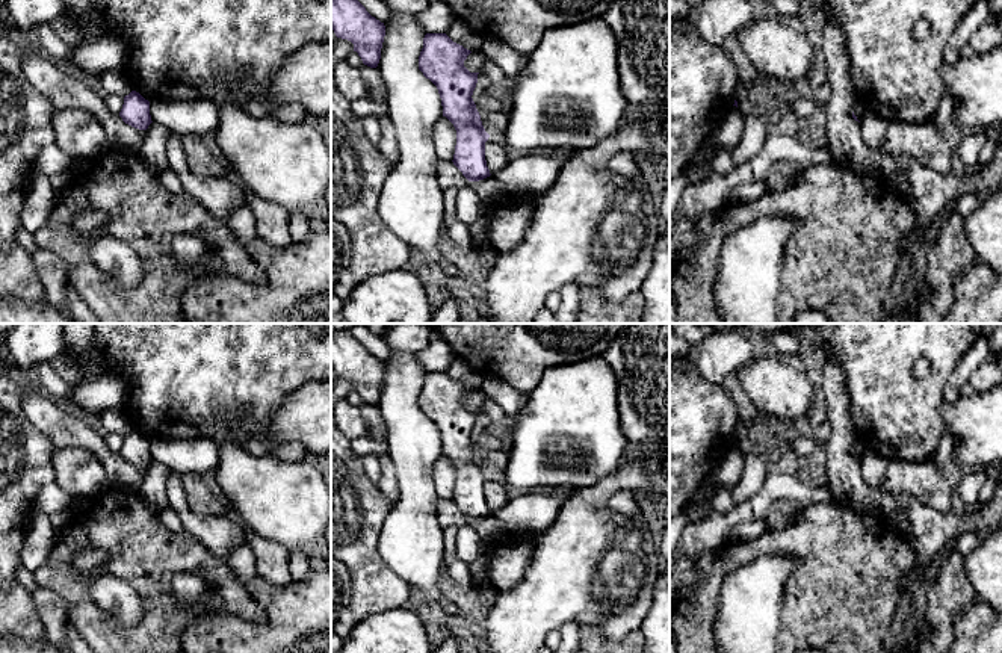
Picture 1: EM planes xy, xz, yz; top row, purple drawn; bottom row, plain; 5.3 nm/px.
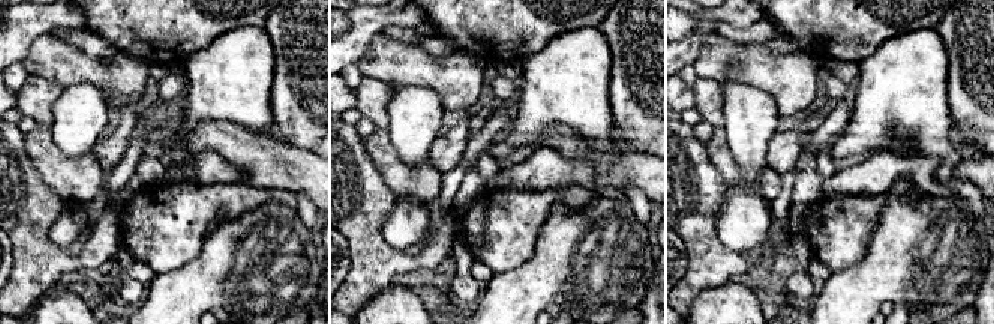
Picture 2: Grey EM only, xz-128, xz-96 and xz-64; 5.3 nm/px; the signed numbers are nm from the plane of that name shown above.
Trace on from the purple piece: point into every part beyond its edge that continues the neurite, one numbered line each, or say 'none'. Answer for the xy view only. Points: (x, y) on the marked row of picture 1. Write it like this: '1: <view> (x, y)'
none

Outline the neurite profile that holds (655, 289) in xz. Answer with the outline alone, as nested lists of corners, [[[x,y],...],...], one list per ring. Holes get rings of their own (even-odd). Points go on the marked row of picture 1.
[[[670,222],[663,225],[654,245],[653,265],[641,287],[645,299],[642,323],[670,323]]]

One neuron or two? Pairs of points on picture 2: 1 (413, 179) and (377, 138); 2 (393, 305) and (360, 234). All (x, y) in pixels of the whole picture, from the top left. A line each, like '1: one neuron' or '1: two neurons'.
1: one neuron
2: two neurons

